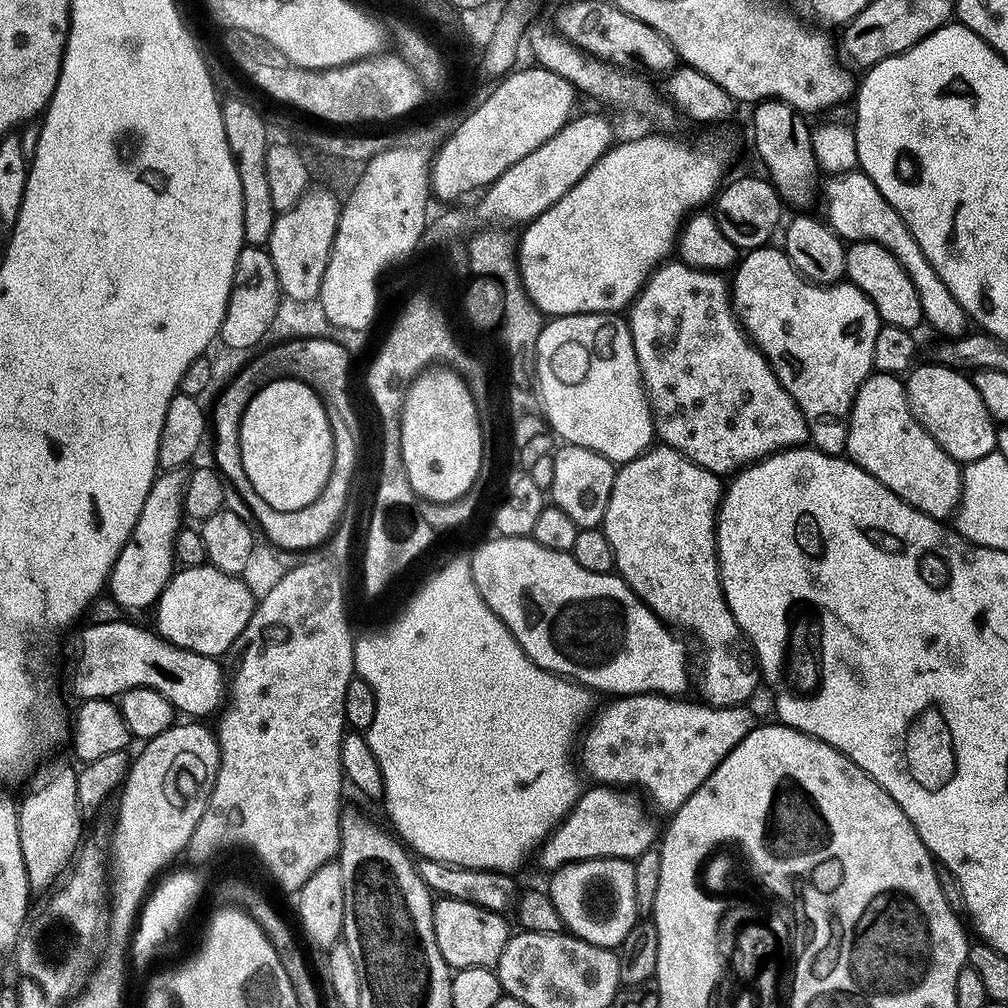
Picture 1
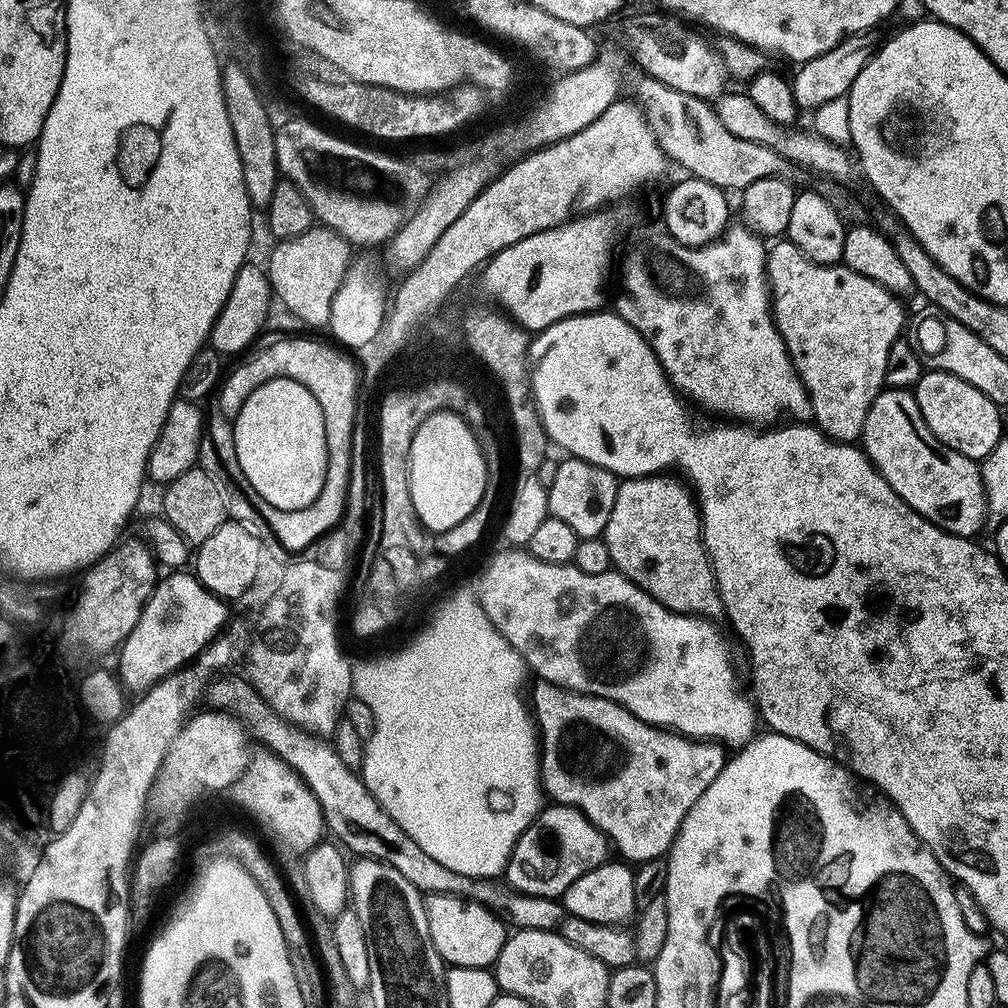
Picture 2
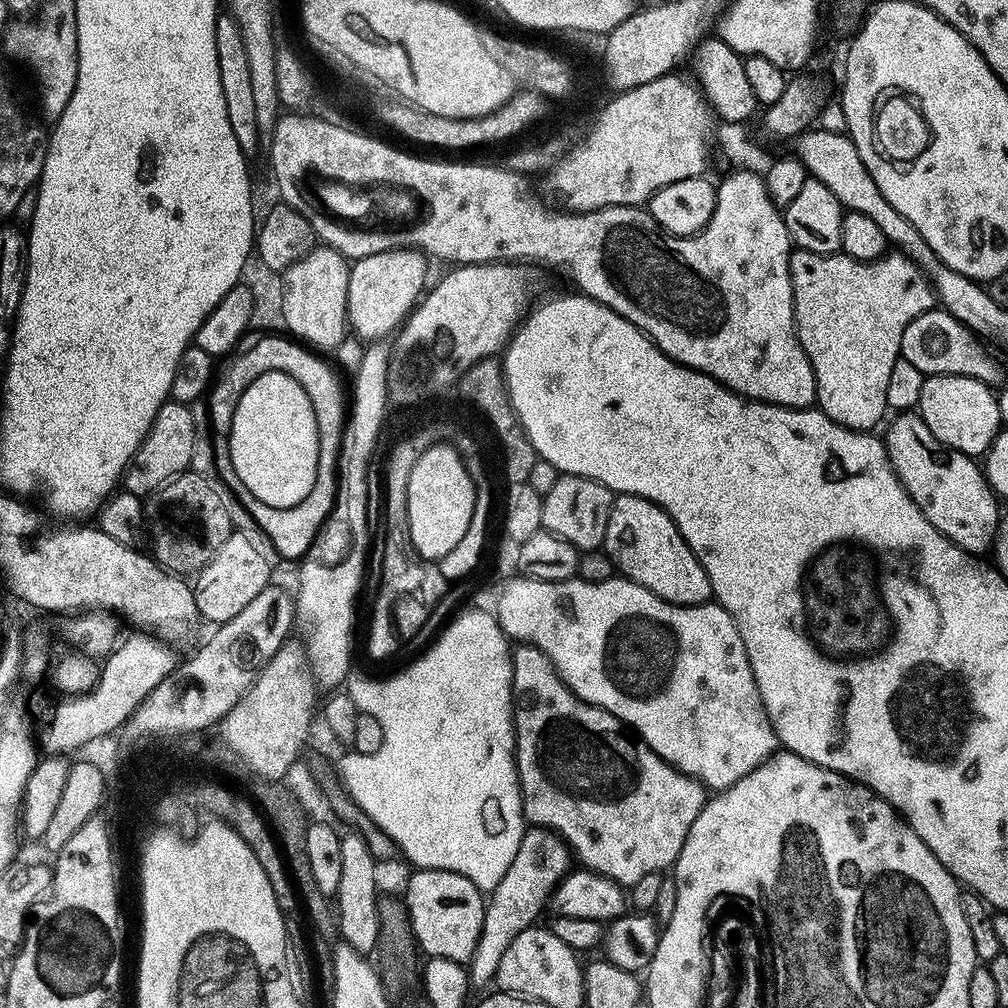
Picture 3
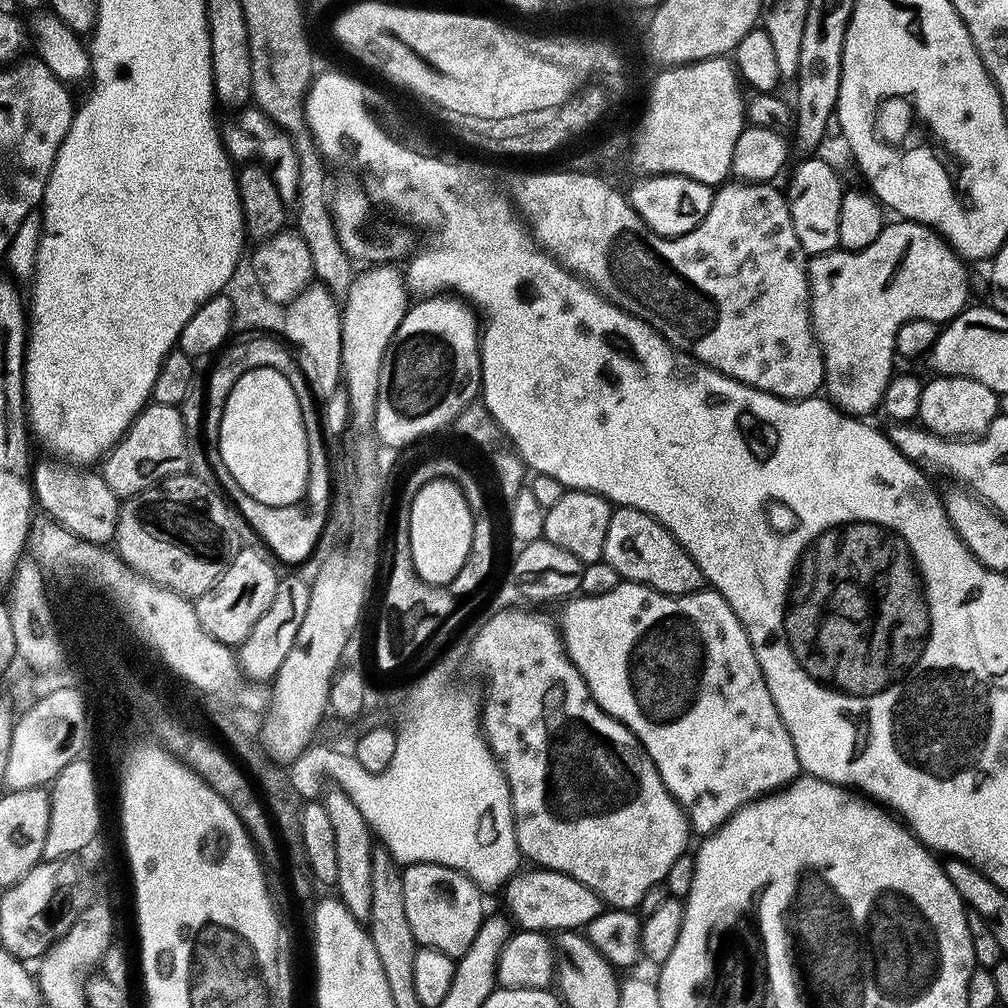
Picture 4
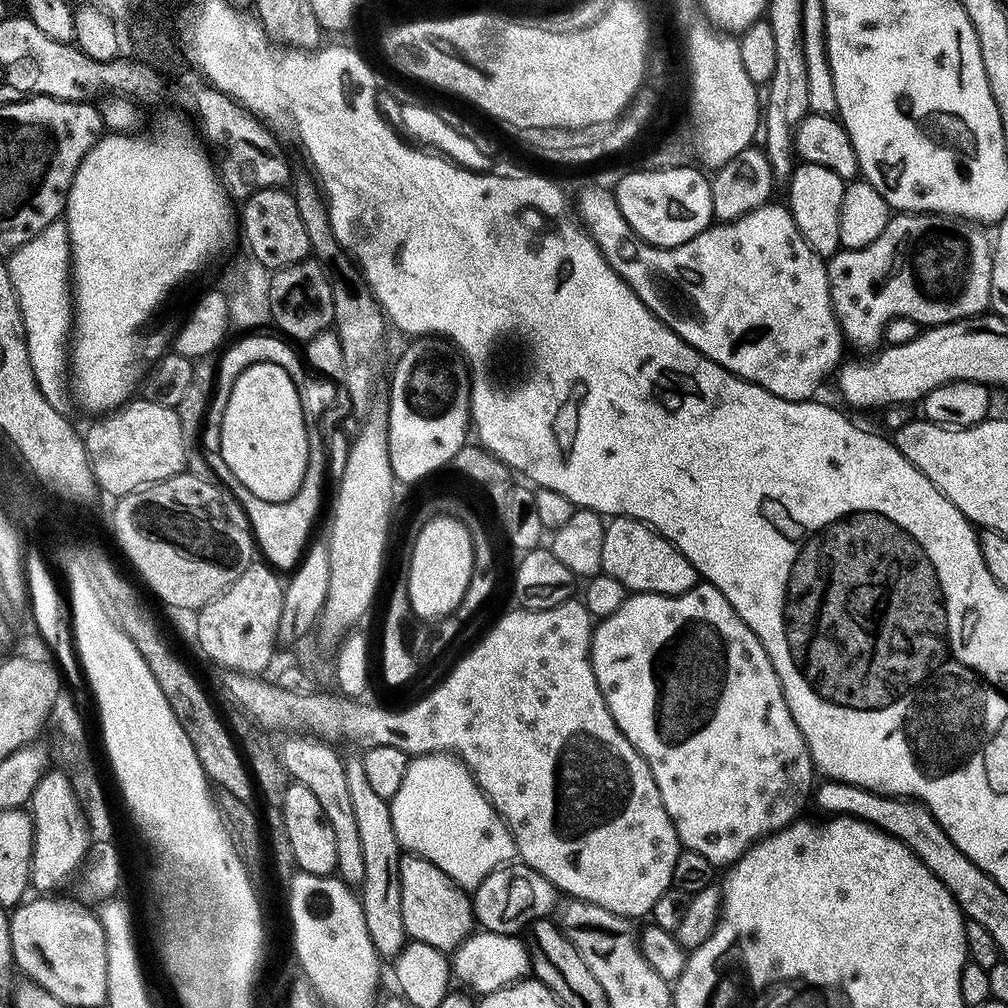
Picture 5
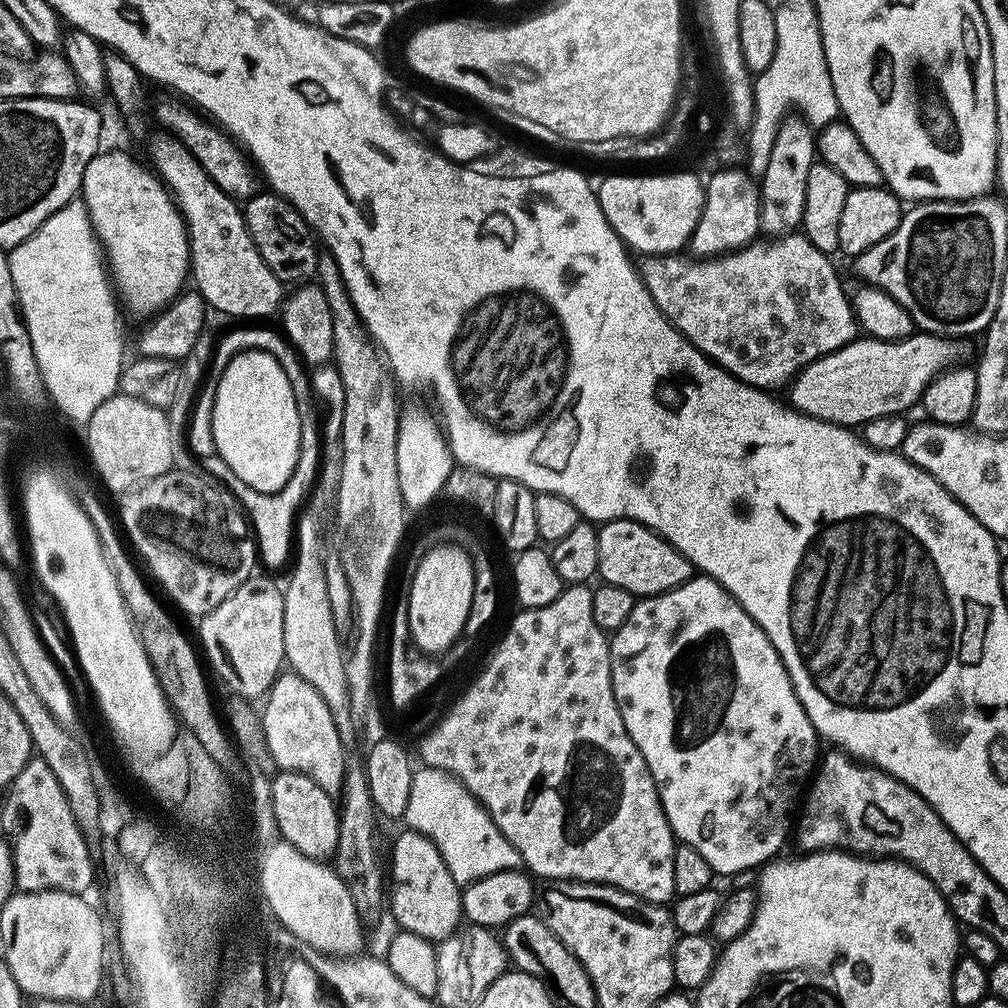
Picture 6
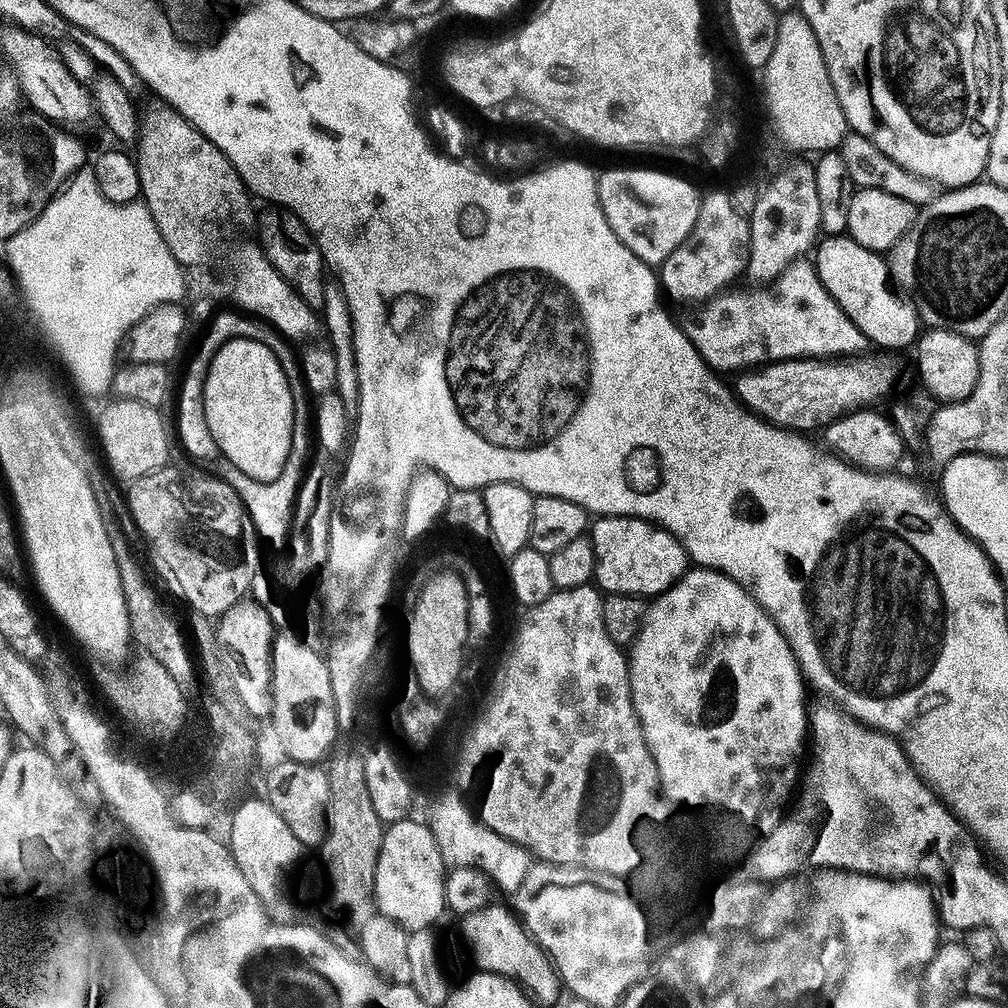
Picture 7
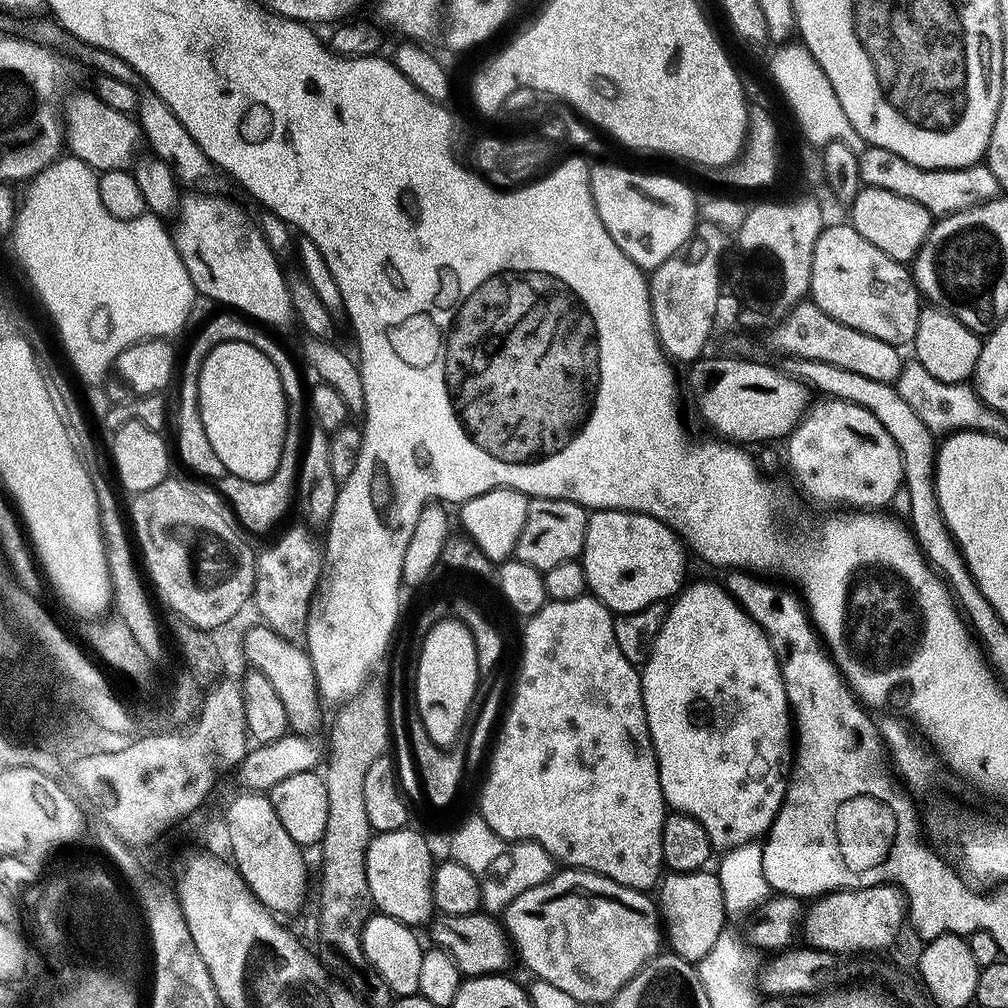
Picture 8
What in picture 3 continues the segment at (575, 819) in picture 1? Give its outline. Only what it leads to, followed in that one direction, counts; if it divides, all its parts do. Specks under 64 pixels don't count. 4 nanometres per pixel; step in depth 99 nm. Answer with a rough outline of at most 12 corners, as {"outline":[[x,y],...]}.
{"outline":[[525,831],[487,897],[466,967],[491,985],[502,954],[533,927],[574,857],[557,832]]}

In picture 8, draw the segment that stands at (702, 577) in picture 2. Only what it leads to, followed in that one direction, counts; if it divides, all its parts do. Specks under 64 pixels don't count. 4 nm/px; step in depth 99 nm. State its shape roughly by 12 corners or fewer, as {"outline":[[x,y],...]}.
{"outline":[[593,511],[588,592],[616,614],[686,584],[680,537],[658,518]]}

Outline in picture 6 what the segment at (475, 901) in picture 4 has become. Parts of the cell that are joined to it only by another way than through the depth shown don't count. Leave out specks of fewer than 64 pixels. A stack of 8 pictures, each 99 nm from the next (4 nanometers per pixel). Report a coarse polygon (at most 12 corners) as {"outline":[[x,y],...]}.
{"outline":[[404,830],[392,844],[390,916],[433,942],[462,924],[438,846]]}

